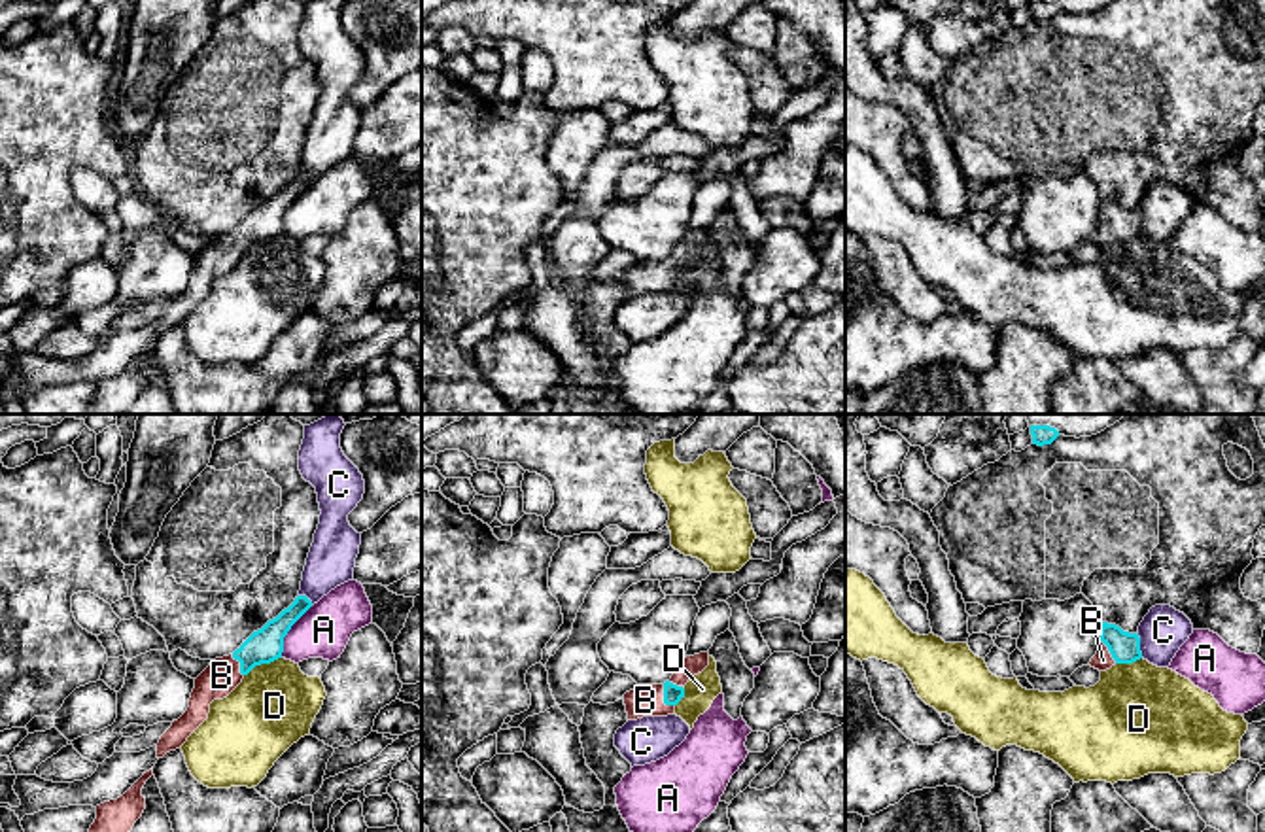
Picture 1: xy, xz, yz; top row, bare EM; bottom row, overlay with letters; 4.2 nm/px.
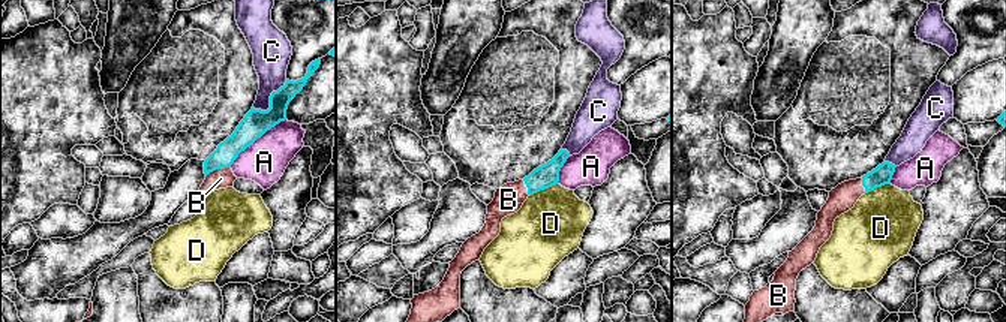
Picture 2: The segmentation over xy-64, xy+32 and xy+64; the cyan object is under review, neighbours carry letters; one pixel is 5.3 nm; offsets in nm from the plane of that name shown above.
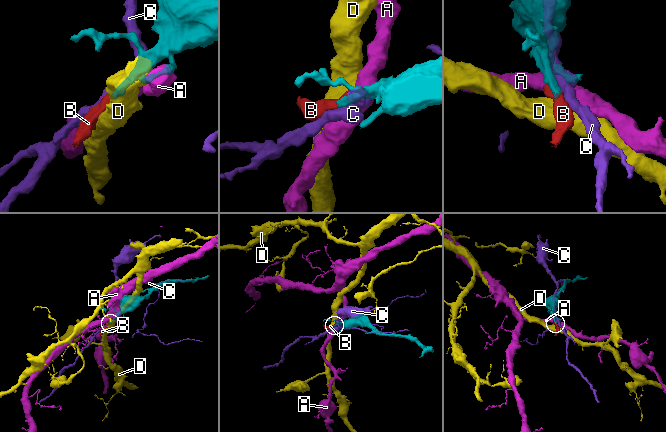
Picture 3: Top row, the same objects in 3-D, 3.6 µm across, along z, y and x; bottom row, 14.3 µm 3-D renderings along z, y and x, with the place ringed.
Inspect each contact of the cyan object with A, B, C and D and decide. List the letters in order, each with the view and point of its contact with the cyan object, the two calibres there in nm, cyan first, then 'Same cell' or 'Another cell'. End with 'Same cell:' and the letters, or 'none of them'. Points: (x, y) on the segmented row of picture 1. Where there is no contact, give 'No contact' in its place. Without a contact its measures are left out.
A: Touches cyan at xy (288, 630). Thickness 150 nm (cyan) against 220 nm. Another cell
B: Touches cyan at xz (664, 698). Thickness 80 nm (cyan) against 140 nm. Same cell
C: Touches cyan at yz (1139, 645). Thickness 130 nm (cyan) against 200 nm. Another cell
D: Touches cyan at xy (261, 662). Thickness 150 nm (cyan) against 360 nm. Another cell
Same cell: B

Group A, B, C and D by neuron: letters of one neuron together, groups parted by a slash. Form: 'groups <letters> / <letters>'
groups A / B / C / D

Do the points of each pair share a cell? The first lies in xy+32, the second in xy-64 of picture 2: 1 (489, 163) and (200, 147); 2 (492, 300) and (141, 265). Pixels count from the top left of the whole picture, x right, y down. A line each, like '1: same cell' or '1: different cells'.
1: same cell
2: same cell

